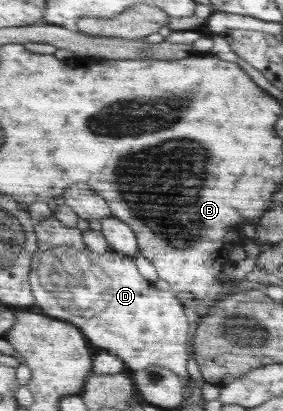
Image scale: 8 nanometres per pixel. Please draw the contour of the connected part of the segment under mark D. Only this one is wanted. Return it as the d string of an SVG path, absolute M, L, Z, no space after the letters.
M53 214L35 223L38 246L31 258L30 286L35 305L42 314L75 324L90 339L98 350L106 349L119 356L132 371L148 369L156 364L179 376L184 388L190 378L186 374L186 334L188 318L182 304L168 292L158 292L152 282L144 280L131 256L122 256L115 250L98 254L87 249L83 233L79 228L68 227Z

